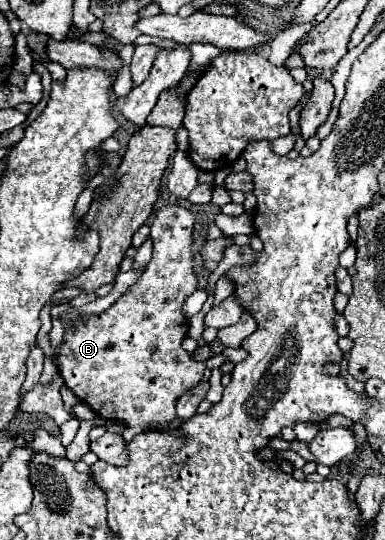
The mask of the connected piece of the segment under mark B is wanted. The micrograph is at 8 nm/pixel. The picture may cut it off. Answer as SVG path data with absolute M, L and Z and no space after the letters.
M162 206L150 222L150 240L154 246L152 260L136 284L132 284L108 310L102 314L86 314L82 324L74 324L68 330L66 316L60 316L60 322L64 324L64 340L54 352L58 374L64 380L64 386L104 420L120 420L130 428L140 426L148 430L174 432L174 428L168 428L168 424L176 420L178 398L204 378L206 362L196 362L192 354L182 348L182 340L188 334L188 318L182 312L182 304L198 288L192 254L194 222L194 214L188 208Z

